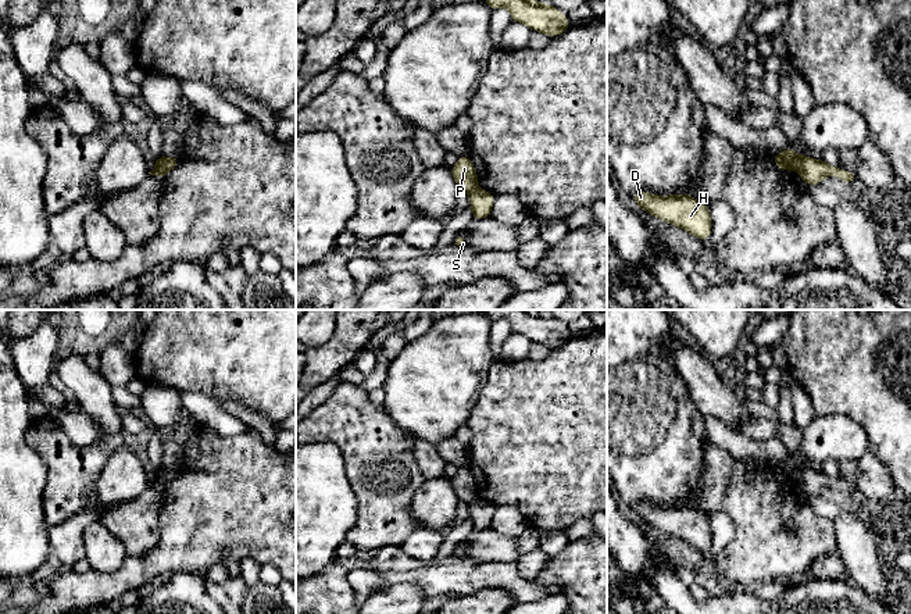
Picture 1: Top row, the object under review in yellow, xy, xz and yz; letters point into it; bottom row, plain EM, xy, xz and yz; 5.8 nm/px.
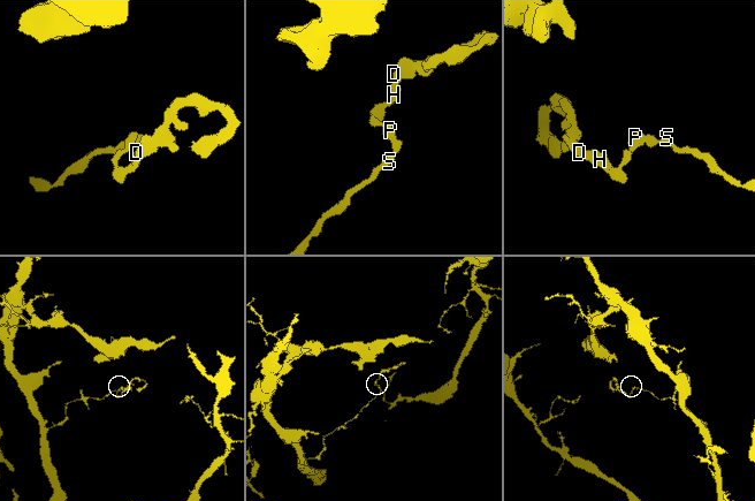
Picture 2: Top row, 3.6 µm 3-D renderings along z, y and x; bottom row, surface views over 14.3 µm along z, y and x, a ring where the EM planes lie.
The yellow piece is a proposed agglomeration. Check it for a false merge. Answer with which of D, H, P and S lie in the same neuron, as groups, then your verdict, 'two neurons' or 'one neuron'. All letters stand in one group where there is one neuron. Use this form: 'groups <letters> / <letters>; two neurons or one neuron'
groups D H P / S; two neurons

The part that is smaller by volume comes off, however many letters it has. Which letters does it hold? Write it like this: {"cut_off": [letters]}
{"cut_off": ["D", "H", "P"]}

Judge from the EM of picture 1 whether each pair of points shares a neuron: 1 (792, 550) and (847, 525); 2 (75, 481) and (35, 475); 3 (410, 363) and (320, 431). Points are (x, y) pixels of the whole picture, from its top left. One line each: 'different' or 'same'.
1: different
2: different
3: different

